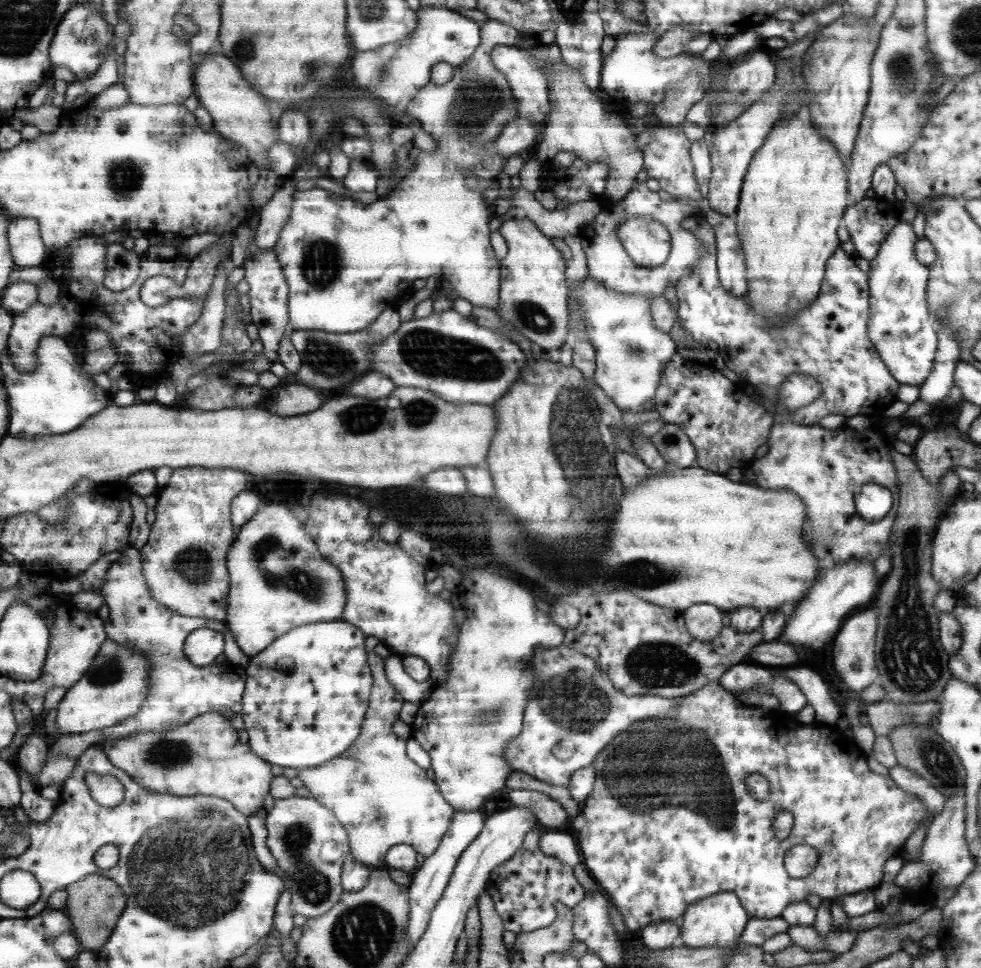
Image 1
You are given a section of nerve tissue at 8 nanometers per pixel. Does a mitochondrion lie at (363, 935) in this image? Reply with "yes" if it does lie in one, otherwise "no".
yes

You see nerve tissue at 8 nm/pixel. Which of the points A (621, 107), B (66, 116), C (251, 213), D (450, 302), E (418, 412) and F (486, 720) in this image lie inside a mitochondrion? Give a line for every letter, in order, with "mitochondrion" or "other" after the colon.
A: other
B: other
C: other
D: other
E: mitochondrion
F: mitochondrion

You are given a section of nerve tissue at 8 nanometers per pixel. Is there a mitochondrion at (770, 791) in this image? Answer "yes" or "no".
no

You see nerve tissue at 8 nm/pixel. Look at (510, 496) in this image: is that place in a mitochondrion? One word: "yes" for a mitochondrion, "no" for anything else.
no

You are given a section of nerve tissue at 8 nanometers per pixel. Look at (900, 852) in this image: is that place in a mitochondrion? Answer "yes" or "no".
no

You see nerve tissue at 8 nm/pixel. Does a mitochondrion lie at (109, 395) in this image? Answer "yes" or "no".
no

